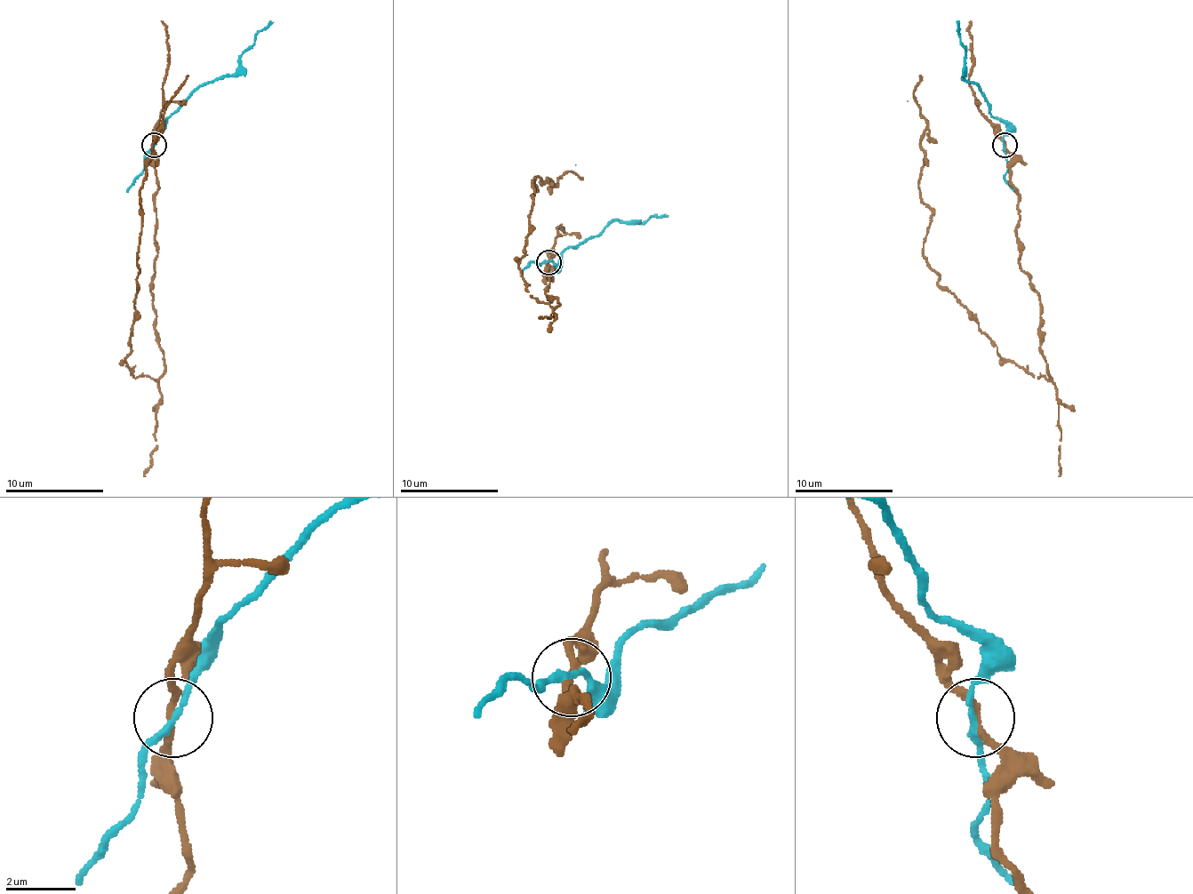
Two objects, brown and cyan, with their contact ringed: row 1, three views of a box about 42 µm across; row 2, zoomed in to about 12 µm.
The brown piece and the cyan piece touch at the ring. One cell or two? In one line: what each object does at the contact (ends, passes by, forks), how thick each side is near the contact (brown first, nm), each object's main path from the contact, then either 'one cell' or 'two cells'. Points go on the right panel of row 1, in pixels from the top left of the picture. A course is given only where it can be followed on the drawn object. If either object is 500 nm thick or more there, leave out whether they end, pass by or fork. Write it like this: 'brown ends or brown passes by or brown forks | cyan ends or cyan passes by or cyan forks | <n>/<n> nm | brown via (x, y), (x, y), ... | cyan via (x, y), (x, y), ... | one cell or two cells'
brown passes by | cyan passes by | 200/180 nm | brown via (1004, 146), (1048, 379), (1004, 360), (923, 254), (932, 210), (917, 185), (920, 75) | cyan via (1004, 146), (1006, 126), (988, 111), (979, 87), (962, 76), (964, 57), (956, 23) | two cells

